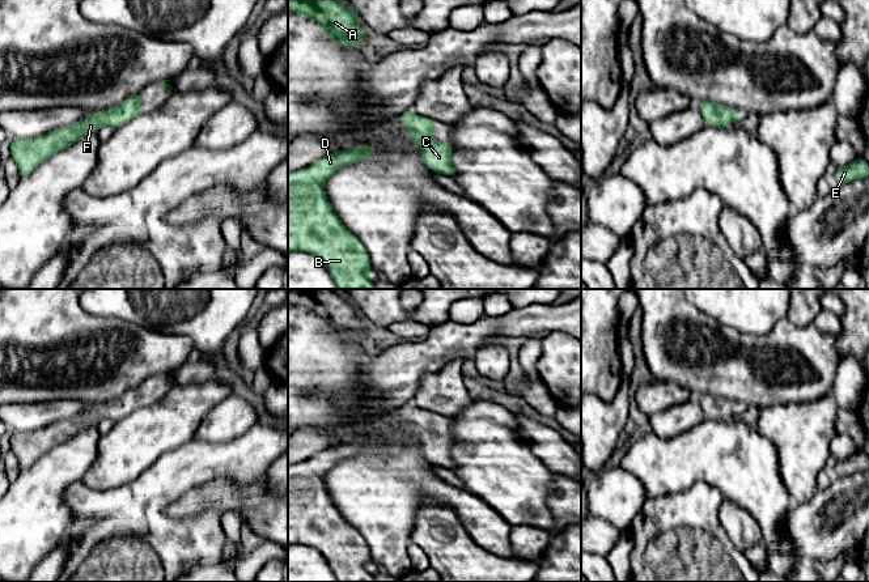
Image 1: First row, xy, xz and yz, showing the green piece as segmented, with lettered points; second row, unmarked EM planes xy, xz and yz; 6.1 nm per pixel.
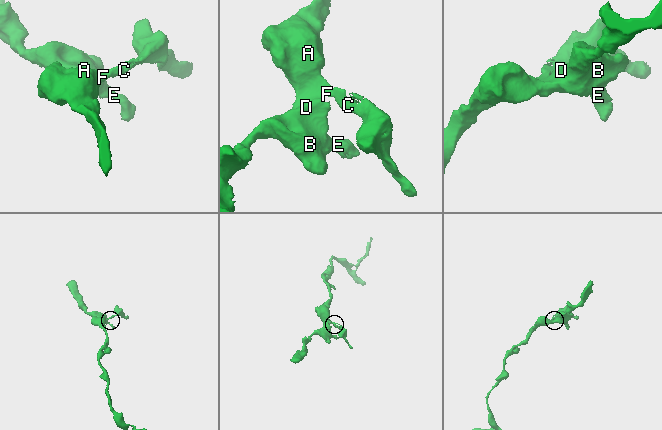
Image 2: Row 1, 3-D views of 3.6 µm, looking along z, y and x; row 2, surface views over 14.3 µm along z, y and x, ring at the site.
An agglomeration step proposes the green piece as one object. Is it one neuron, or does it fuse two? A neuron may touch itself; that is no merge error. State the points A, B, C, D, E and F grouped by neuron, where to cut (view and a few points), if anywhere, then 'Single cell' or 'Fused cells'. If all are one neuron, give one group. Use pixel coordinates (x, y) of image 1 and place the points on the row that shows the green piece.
Groups: A B C D E F. No split. Single cell

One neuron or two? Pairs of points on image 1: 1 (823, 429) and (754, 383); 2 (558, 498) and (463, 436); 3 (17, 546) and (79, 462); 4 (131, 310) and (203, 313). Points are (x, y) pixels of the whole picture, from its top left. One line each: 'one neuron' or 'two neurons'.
1: two neurons
2: two neurons
3: one neuron
4: one neuron

